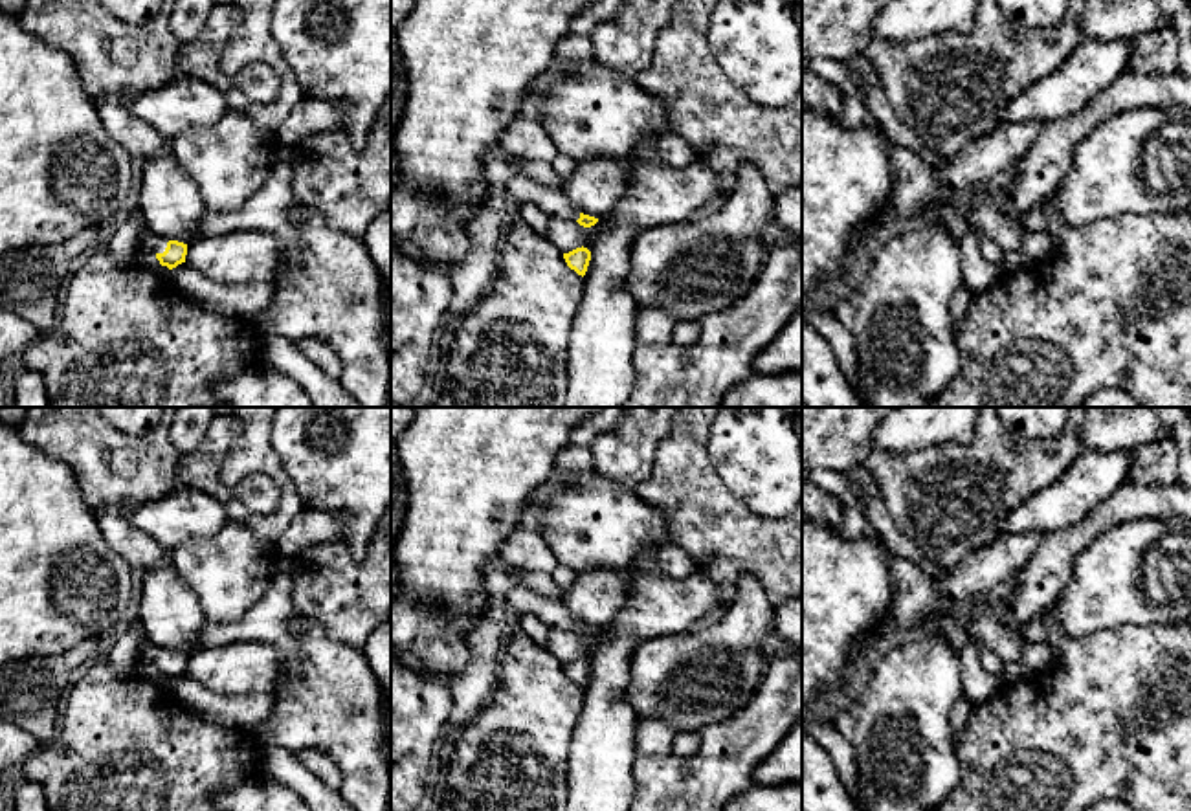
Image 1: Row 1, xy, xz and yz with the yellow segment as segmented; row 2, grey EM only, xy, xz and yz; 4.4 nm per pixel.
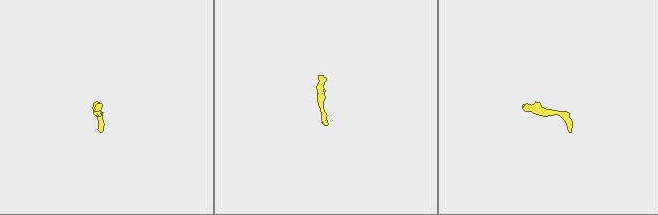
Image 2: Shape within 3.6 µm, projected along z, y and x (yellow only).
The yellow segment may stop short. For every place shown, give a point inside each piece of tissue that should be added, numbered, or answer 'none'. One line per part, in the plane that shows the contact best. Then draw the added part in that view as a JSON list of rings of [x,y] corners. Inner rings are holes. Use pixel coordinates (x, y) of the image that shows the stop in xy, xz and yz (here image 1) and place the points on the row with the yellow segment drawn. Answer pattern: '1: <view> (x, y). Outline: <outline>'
1: xy (147, 241). Outline: [[[145,228],[139,233],[139,246],[138,248],[150,250],[152,253],[163,253],[167,248],[167,242],[169,242],[169,239],[158,237],[158,235],[150,233],[149,228]]]

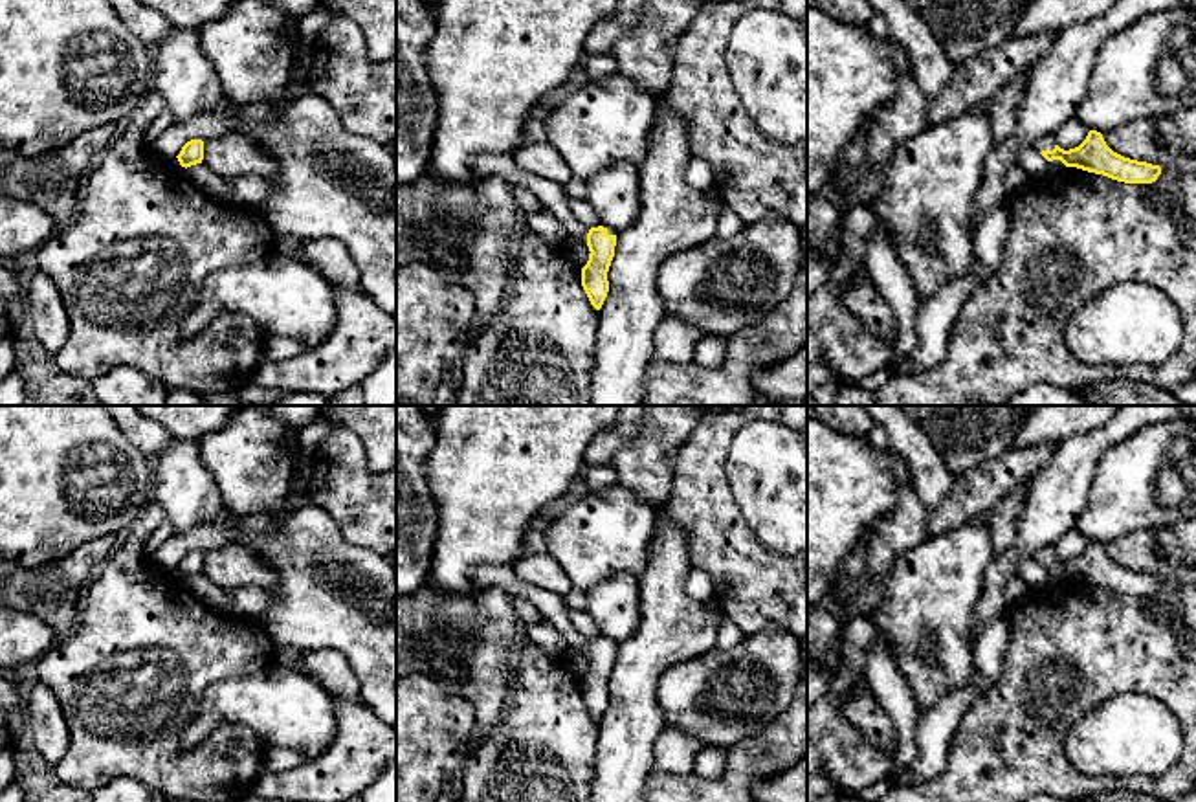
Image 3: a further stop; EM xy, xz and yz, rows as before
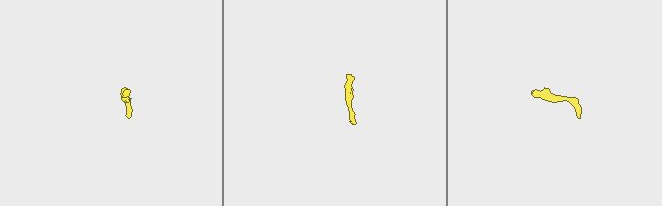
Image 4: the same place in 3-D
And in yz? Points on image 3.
1: yz (1046, 142). Outline: [[[1046,134],[1046,136],[1042,136],[1042,138],[1038,138],[1038,139],[1035,141],[1035,149],[1036,149],[1038,152],[1042,152],[1042,150],[1053,150],[1055,145],[1057,145],[1057,141],[1055,141],[1055,136],[1053,136],[1053,134]]]

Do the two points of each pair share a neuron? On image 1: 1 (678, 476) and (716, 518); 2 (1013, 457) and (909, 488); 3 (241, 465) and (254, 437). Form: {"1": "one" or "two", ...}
{"1": "one", "2": "one", "3": "one"}

